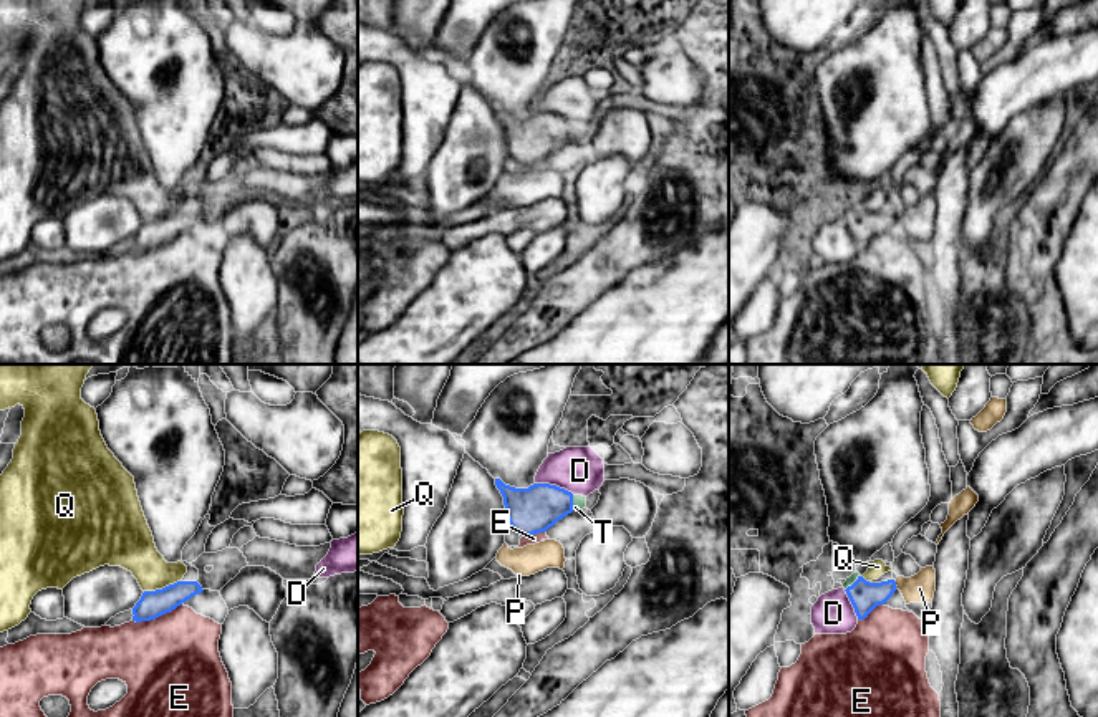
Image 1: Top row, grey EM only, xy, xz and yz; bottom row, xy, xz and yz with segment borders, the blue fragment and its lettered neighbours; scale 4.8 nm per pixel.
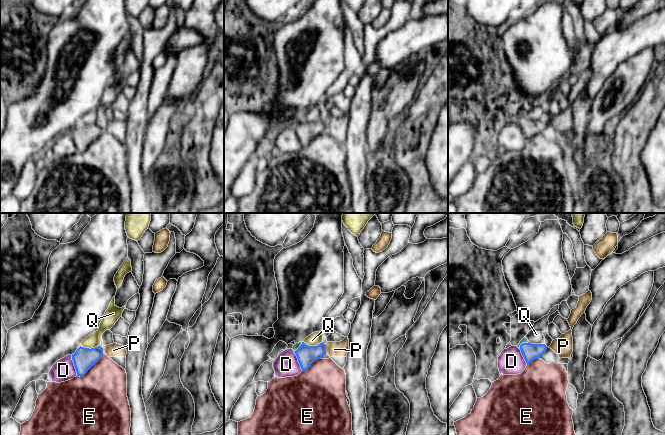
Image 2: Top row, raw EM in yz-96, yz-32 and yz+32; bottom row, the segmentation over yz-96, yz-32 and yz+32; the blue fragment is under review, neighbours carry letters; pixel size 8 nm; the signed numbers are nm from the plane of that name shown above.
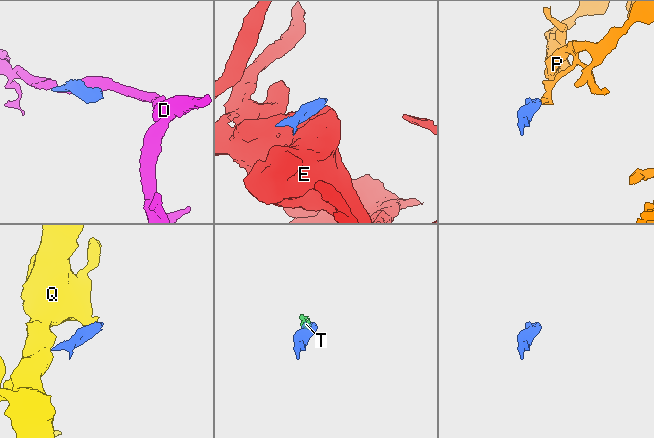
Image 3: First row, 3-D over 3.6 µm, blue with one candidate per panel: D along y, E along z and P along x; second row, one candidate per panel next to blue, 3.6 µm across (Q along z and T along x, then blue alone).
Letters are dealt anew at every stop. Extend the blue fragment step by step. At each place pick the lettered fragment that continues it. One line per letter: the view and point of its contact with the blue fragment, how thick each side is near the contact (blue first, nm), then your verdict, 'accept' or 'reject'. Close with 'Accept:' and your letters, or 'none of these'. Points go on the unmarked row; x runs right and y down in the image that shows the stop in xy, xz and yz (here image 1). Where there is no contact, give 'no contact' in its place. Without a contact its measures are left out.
D: meets blue in xz at (555, 115); 220 nm thick on the blue side, 220 nm on the other; reject
E: meets blue in xy at (156, 245); 130 nm thick on the blue side, 480 nm on the other; reject
P: meets blue in yz at (895, 214); 150 nm thick on the blue side, 140 nm on the other; reject
Q: meets blue in xy at (163, 217); 130 nm thick on the blue side, 220 nm on the other; reject
T: meets blue in xz at (572, 131); 220 nm thick on the blue side, 60 nm on the other; accept
Accept: T

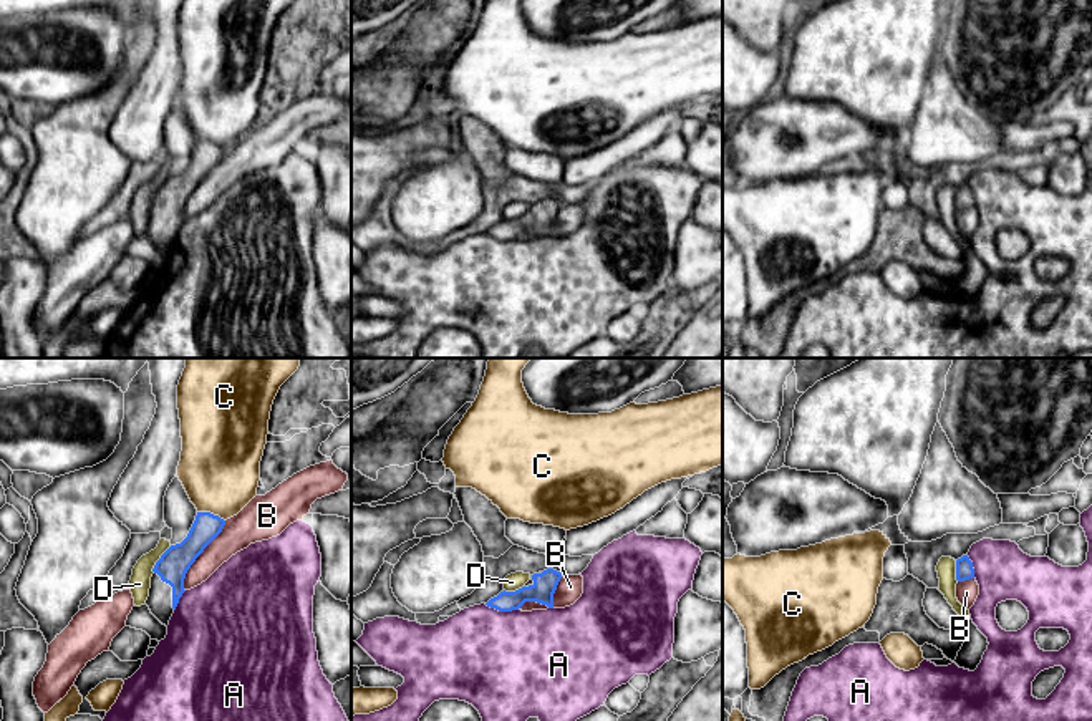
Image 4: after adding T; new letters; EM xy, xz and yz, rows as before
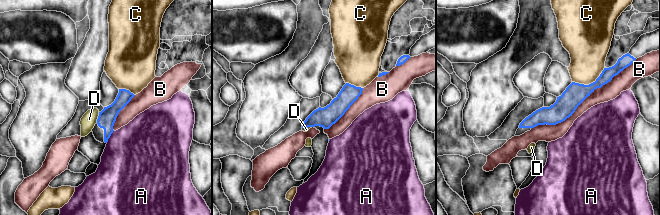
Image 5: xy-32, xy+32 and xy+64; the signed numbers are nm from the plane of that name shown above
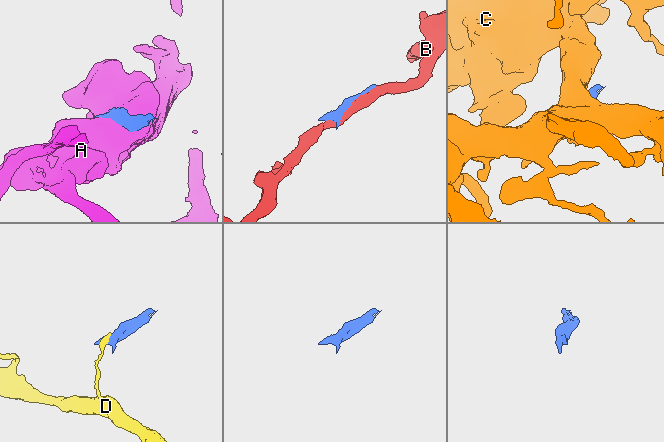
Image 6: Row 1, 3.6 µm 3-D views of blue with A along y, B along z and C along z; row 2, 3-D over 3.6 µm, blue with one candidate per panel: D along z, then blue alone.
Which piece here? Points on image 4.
A: meets blue in xz at (501, 239); 120 nm thick on the blue side, 500 nm on the other; reject
B: meets blue in xy at (199, 183); 150 nm thick on the blue side, 160 nm on the other; reject
C: meets blue in xy at (211, 143); 140 nm thick on the blue side, 400 nm on the other; reject
D: meets blue in xy at (159, 188); 150 nm thick on the blue side, 110 nm on the other; reject
Accept: none of these

